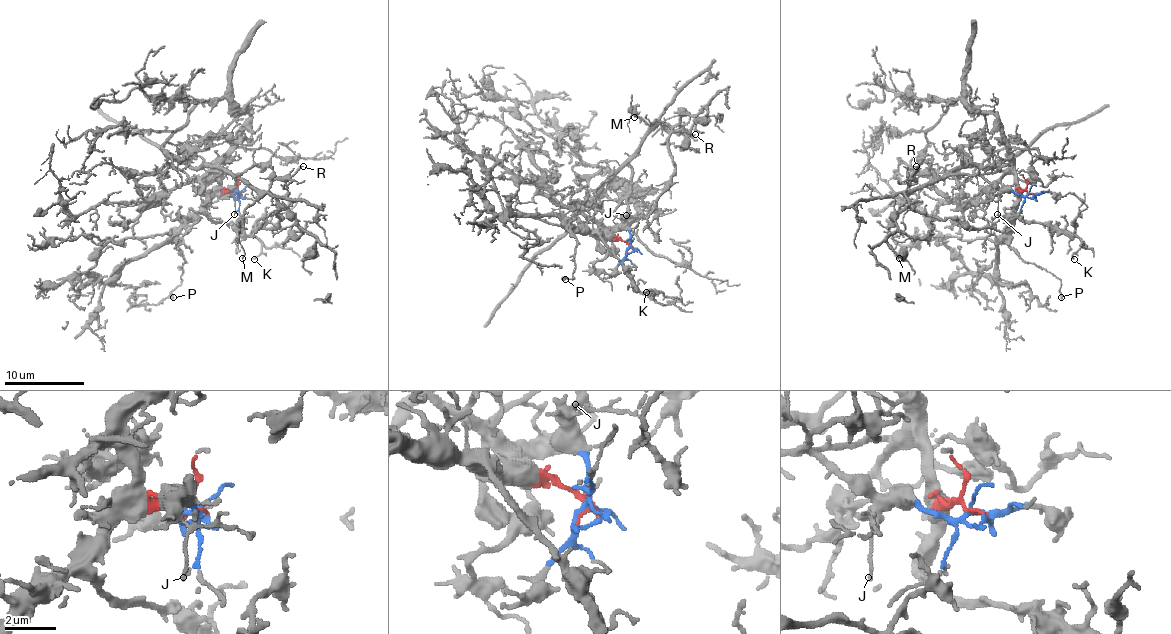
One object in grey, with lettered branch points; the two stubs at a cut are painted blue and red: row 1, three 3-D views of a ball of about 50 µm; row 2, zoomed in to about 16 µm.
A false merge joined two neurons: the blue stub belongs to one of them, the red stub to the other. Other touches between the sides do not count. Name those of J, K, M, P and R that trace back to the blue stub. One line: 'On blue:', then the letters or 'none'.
On blue: J, M, R

